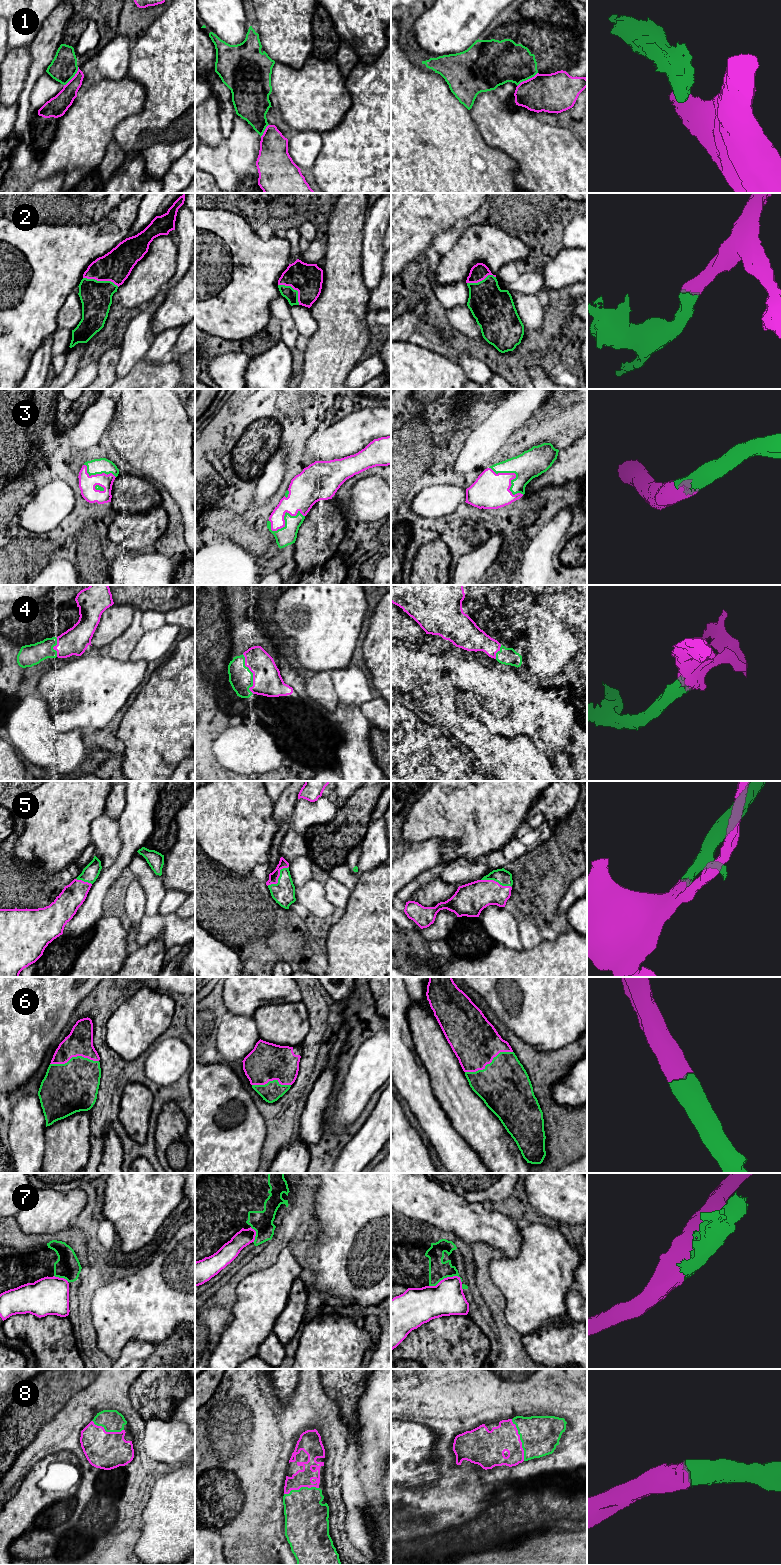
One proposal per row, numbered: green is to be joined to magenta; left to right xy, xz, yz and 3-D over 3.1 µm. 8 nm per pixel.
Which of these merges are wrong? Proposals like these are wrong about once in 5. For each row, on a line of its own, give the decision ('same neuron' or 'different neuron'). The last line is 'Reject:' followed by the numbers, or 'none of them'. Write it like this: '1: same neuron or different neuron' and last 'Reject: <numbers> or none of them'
1: different neuron
2: same neuron
3: same neuron
4: same neuron
5: same neuron
6: same neuron
7: different neuron
8: same neuron
Reject: 1, 7

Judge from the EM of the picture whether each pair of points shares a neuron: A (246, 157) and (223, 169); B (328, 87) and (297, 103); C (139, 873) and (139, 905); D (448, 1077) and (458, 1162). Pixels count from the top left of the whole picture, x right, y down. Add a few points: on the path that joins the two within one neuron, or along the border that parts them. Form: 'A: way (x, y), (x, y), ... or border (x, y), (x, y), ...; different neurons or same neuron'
A: border (225, 143), (228, 149), (228, 165), (237, 179); different neurons
B: way (320, 95), (315, 98), (305, 98); same neuron
C: border (134, 876), (143, 890), (145, 906); different neurons
D: border (441, 1107), (451, 1124), (466, 1139), (469, 1145); different neurons

